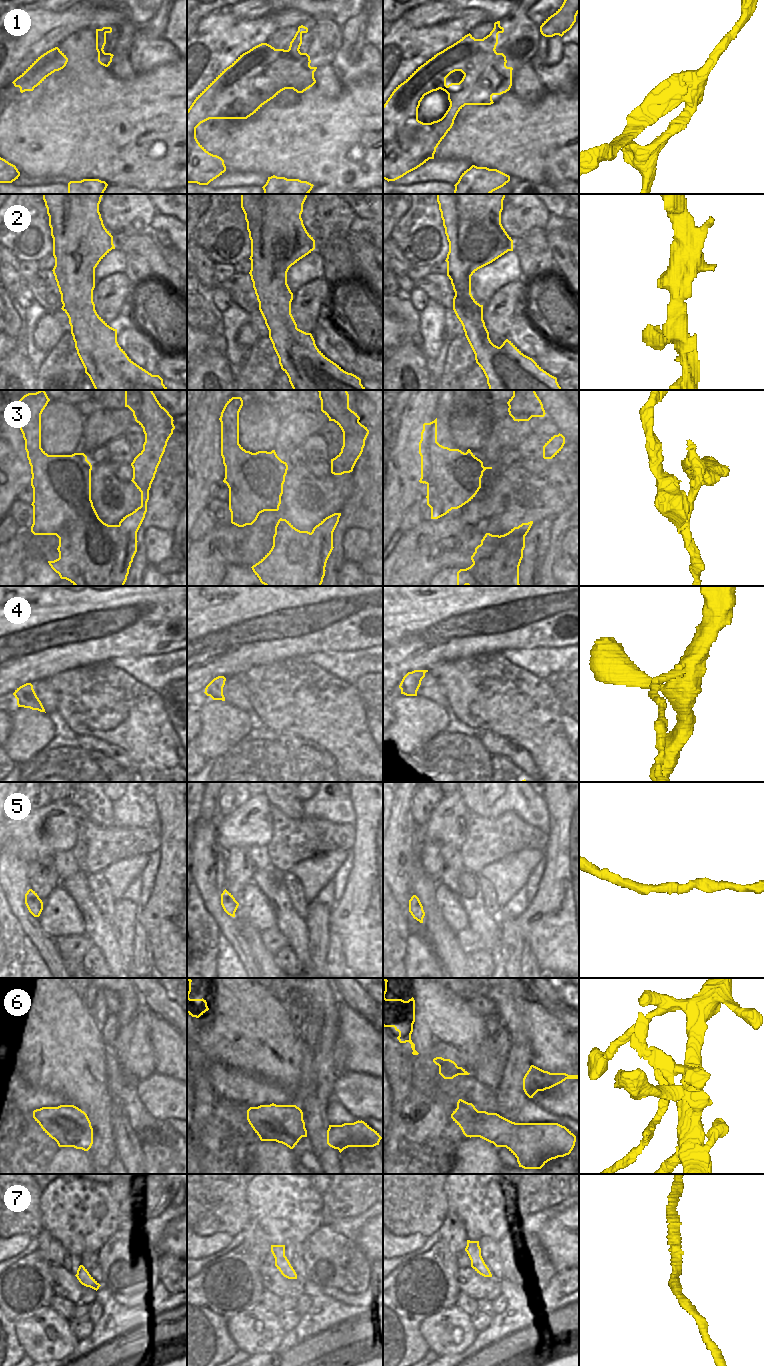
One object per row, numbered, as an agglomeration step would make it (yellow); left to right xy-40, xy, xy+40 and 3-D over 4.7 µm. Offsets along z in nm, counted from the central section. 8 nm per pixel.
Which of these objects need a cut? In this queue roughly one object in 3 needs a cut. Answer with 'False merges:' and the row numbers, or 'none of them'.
False merges: 1, 3, 4, 6

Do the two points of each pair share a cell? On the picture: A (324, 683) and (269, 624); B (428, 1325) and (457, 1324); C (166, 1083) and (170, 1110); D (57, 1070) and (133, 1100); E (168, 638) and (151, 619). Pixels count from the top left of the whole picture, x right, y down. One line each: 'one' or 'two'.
A: two
B: one
C: one
D: two
E: one

